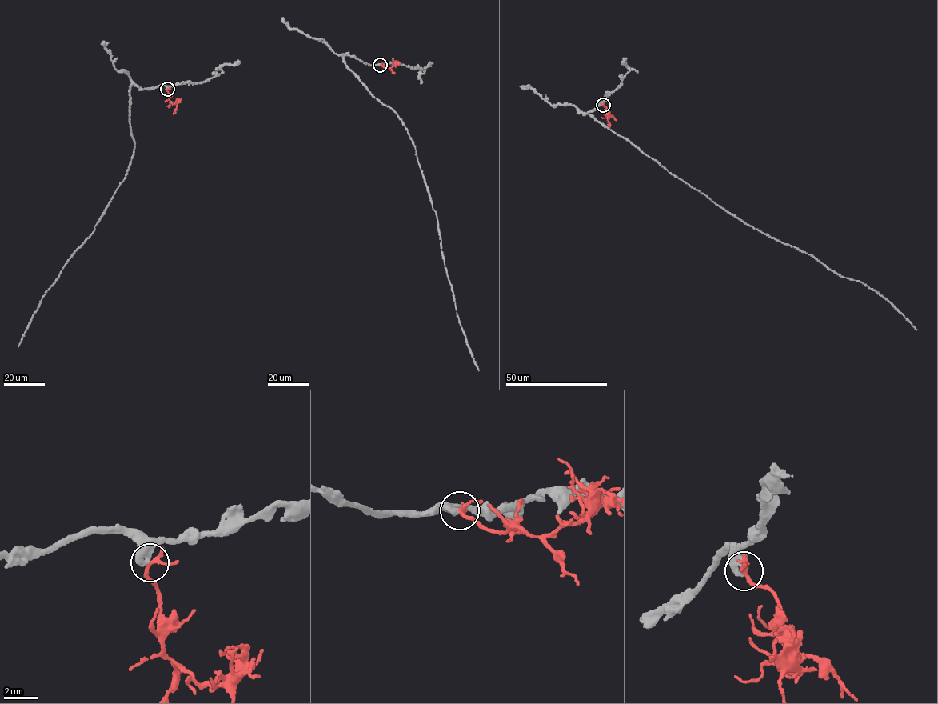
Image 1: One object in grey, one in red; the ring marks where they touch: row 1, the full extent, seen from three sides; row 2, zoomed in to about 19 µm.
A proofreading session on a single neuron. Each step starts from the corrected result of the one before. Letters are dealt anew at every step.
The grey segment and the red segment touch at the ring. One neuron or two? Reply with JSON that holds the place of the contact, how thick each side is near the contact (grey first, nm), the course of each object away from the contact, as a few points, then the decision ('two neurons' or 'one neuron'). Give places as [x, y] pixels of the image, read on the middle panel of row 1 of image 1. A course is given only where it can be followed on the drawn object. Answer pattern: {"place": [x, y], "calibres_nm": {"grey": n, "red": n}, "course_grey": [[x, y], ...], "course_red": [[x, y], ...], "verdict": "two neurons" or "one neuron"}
{"place": [380, 65], "calibres_nm": {"grey": 550, "red": 190}, "course_grey": [[380, 65], [343, 57], [346, 67], [369, 94], [401, 120], [414, 146], [435, 212], [459, 323], [479, 370]], "course_red": [[380, 65], [389, 68], [397, 62], [399, 65]], "verdict": "two neurons"}

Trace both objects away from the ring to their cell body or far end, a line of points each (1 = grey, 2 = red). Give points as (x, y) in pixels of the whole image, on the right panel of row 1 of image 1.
1: (603, 105), (580, 112), (603, 123), (746, 224), (809, 254), (841, 276), (861, 281), (888, 299), (916, 330)
2: (603, 105), (609, 114), (607, 118), (610, 127)

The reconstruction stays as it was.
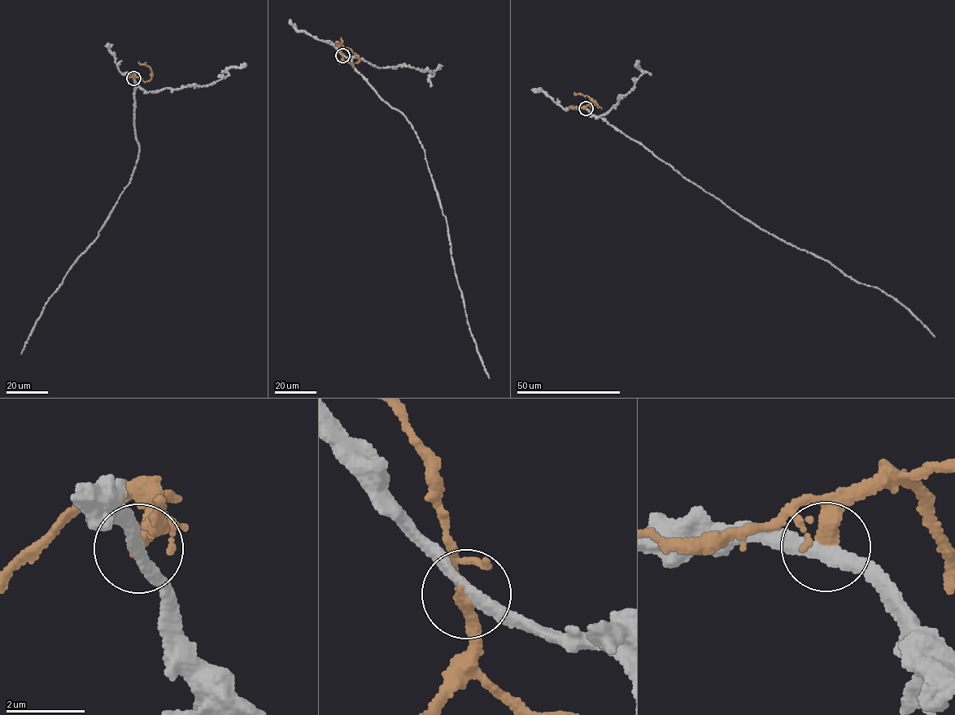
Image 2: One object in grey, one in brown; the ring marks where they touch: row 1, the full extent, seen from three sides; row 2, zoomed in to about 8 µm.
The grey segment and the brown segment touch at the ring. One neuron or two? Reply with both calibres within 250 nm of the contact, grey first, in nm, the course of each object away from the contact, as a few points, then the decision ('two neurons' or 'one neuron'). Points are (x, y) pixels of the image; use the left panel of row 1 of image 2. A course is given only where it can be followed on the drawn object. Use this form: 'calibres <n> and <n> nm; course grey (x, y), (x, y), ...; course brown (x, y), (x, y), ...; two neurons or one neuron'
calibres 300 and 420 nm; course grey (133, 78), (137, 86), (133, 123), (139, 150), (129, 182), (98, 235), (78, 256), (45, 303), (20, 355); course brown (133, 78), (134, 75), (146, 81), (151, 78), (150, 67), (139, 62); two neurons

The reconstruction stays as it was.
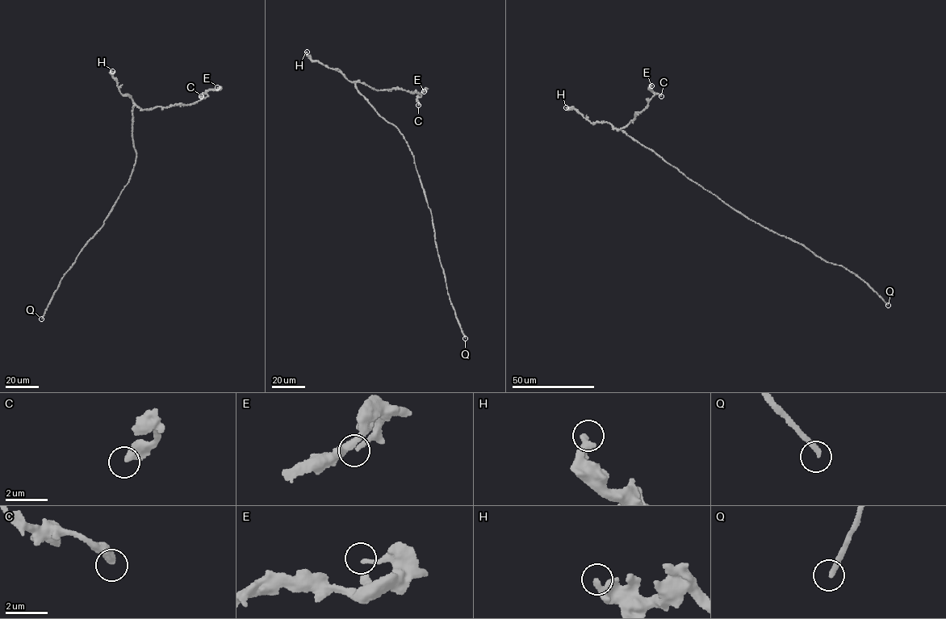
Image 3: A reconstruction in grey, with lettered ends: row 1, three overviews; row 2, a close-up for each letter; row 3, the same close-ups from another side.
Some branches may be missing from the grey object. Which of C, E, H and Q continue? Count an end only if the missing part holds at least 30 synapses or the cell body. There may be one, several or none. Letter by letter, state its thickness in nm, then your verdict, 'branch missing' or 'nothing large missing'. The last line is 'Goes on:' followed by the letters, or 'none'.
C: 440 nm | nothing large missing
E: 200 nm | nothing large missing
H: 320 nm | nothing large missing
Q: 240 nm | branch missing
Goes on: Q

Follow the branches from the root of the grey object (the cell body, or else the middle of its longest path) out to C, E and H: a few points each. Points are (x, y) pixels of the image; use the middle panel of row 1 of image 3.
C: (414, 159), (398, 128), (377, 113), (355, 83), (378, 90), (393, 88), (419, 94), (418, 105)
E: (414, 159), (398, 128), (377, 113), (355, 83), (419, 97), (424, 91)
H: (414, 159), (398, 128), (377, 113), (355, 84), (338, 69), (330, 69), (314, 61), (307, 52)

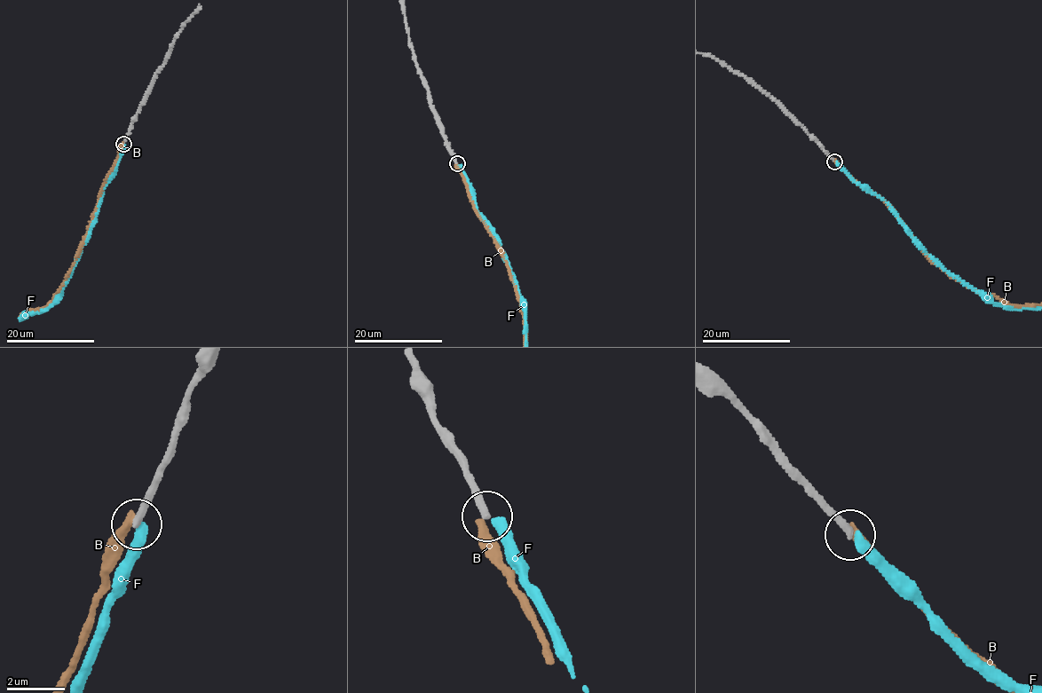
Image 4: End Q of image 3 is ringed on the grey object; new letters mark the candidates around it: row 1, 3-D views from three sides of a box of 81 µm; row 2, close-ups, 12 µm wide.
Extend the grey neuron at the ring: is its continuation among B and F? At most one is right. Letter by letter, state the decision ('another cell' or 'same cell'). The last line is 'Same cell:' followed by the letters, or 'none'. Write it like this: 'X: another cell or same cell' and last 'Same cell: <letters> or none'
B: another cell
F: another cell
Same cell: none

